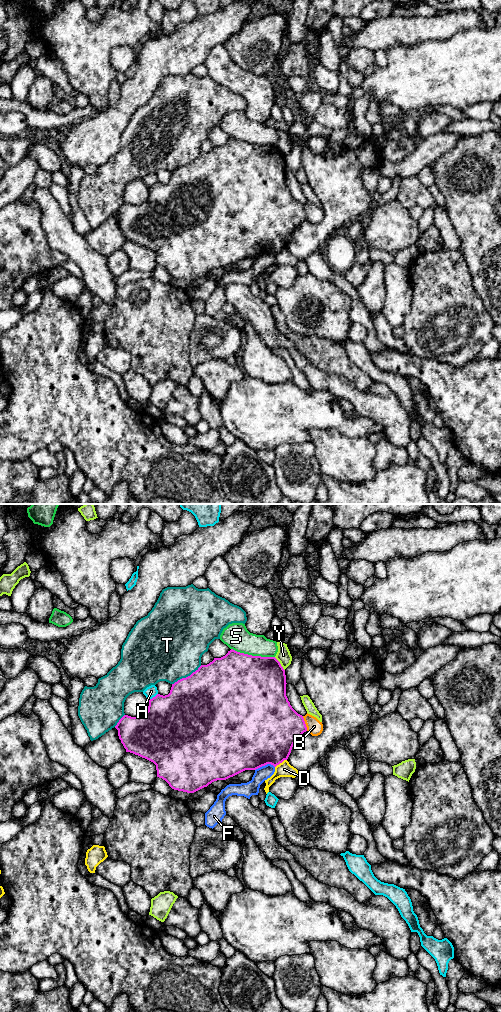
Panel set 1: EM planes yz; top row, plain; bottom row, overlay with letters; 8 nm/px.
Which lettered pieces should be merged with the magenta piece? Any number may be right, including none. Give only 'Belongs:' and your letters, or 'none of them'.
Belongs: none of them

